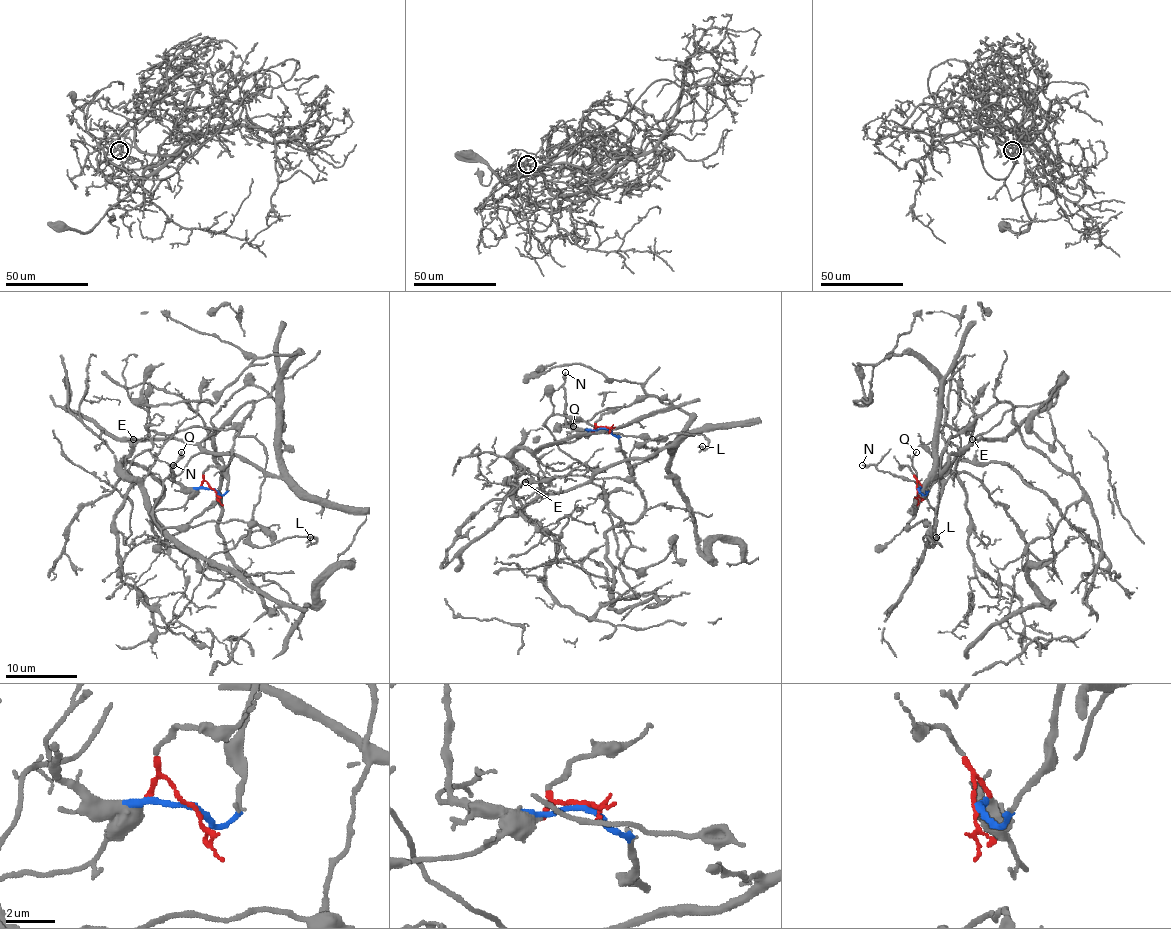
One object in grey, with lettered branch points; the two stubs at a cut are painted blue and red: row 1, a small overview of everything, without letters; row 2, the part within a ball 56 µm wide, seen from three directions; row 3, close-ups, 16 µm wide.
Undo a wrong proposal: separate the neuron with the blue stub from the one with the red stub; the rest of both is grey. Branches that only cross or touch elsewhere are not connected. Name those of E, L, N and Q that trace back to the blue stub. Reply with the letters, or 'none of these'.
E, L, N, Q

